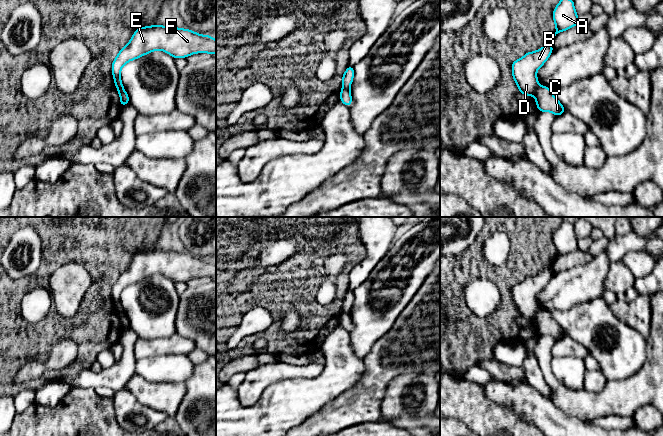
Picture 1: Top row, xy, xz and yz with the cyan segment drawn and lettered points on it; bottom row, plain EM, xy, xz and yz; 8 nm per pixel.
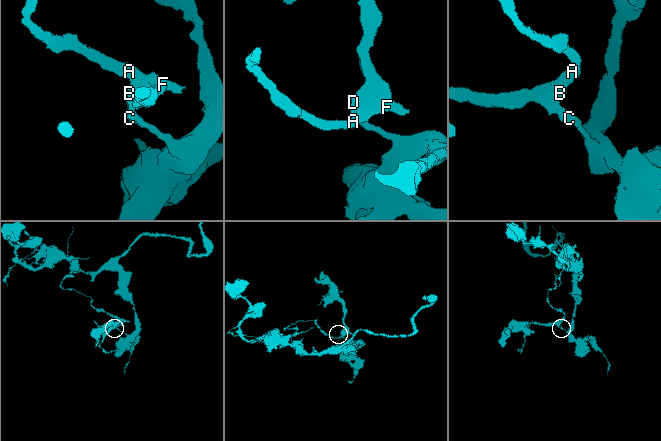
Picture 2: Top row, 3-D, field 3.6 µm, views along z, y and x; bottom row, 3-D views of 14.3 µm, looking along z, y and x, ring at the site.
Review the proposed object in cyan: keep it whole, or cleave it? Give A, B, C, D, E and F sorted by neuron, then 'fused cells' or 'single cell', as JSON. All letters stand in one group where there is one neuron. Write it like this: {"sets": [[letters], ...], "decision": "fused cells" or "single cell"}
{"sets": [["A", "B", "D", "E", "F"], ["C"]], "decision": "fused cells"}

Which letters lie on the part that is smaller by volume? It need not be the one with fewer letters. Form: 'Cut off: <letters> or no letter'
Cut off: A, B, D, E, F

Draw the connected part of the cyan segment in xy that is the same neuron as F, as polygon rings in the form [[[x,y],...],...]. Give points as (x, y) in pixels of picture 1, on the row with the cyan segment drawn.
[[[173,26],[139,27],[112,62],[112,75],[116,88],[124,90],[121,69],[126,63],[156,50],[162,50],[174,59],[187,58],[197,53],[215,55],[216,40],[211,35],[202,35],[190,29]]]

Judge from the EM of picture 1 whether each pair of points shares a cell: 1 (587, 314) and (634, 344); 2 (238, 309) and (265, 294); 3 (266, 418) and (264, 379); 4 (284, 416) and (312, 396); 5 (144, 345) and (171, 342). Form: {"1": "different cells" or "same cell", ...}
{"1": "same cell", "2": "same cell", "3": "different cells", "4": "same cell", "5": "same cell"}

